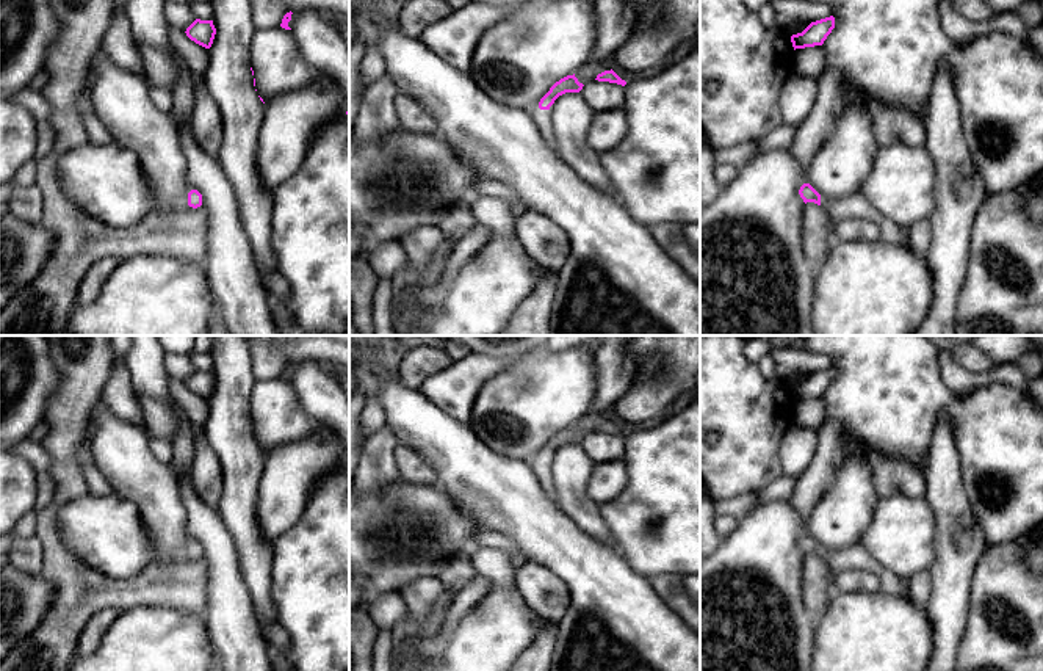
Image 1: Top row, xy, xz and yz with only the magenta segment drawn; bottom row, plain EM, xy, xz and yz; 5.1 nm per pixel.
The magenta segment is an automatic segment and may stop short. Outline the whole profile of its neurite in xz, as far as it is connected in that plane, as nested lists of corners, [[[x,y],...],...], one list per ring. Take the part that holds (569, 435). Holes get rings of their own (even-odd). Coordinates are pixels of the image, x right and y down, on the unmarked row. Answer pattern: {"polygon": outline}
{"polygon": [[[567,426],[556,433],[550,442],[540,450],[539,458],[531,462],[532,472],[536,473],[542,489],[547,492],[550,500],[556,505],[556,489],[553,484],[551,475],[551,461],[554,452],[565,444],[579,444],[583,441],[583,434],[573,426]]]}

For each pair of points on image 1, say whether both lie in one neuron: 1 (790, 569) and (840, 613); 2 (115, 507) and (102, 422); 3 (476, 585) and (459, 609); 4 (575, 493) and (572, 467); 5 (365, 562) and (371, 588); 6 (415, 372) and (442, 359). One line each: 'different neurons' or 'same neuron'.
1: different neurons
2: different neurons
3: same neuron
4: same neuron
5: same neuron
6: same neuron

